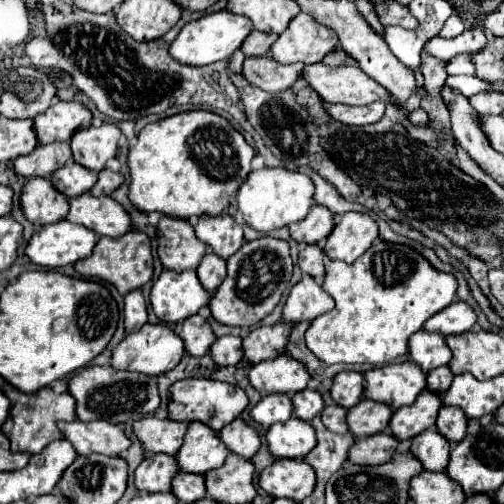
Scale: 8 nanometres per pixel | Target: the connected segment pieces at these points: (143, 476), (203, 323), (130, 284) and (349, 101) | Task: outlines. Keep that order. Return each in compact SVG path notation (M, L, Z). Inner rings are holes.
M146 455L134 475L138 491L168 493L172 477L178 475L178 463L172 455Z
M192 315L182 323L182 341L186 353L190 353L192 357L202 357L206 355L208 347L216 341L216 337L204 317Z
M128 231L126 235L118 239L100 237L92 255L86 259L80 259L74 263L74 269L84 279L96 279L96 281L108 281L112 283L120 295L126 295L128 291L140 289L152 279L152 247L150 239L142 231Z
M324 63L306 65L302 79L324 103L346 103L346 105L368 105L376 99L392 103L394 97L380 87L372 77L360 71L358 65L352 67L326 67Z

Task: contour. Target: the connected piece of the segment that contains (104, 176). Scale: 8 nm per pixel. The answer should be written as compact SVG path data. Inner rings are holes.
M102 169L102 171L98 173L98 181L96 181L96 185L90 189L90 193L92 193L94 197L110 195L112 191L116 191L116 189L122 185L122 181L124 181L124 177L122 177L120 173L114 173L114 171L110 171L110 169Z

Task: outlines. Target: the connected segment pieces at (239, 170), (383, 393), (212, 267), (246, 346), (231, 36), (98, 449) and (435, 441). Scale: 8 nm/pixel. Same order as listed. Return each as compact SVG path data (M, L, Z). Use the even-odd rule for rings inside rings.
M188 111L148 123L128 153L128 199L142 213L158 211L178 219L220 215L248 177L252 157L254 149L244 137L210 111Z
M412 361L408 363L394 363L394 365L384 365L384 367L376 367L364 373L364 397L376 401L376 403L384 403L388 405L392 411L412 405L416 395L424 389L424 371L416 369L416 365Z
M208 253L208 255L204 255L202 263L198 265L196 275L198 275L202 287L208 293L214 293L220 287L220 283L226 279L226 261Z
M276 323L270 327L256 327L250 331L250 335L242 341L244 359L250 365L256 365L266 359L274 359L284 353L284 347L288 343L288 327L286 323Z
M230 11L210 13L198 21L190 21L188 25L184 25L184 29L172 41L168 53L174 61L178 61L182 65L204 67L204 65L210 65L216 61L230 59L230 55L242 45L242 41L248 37L250 31L252 31L252 23L248 23L248 19L244 19L240 15L234 15Z
M72 421L72 423L58 423L58 429L62 431L64 439L72 443L78 455L118 455L130 447L130 439L124 435L124 431L118 425L100 421Z
M428 429L416 435L416 439L412 439L410 451L414 453L414 457L422 463L426 471L440 473L448 465L450 443L436 429Z

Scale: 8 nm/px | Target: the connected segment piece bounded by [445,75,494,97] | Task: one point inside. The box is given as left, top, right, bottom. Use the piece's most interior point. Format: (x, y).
(468, 85)

